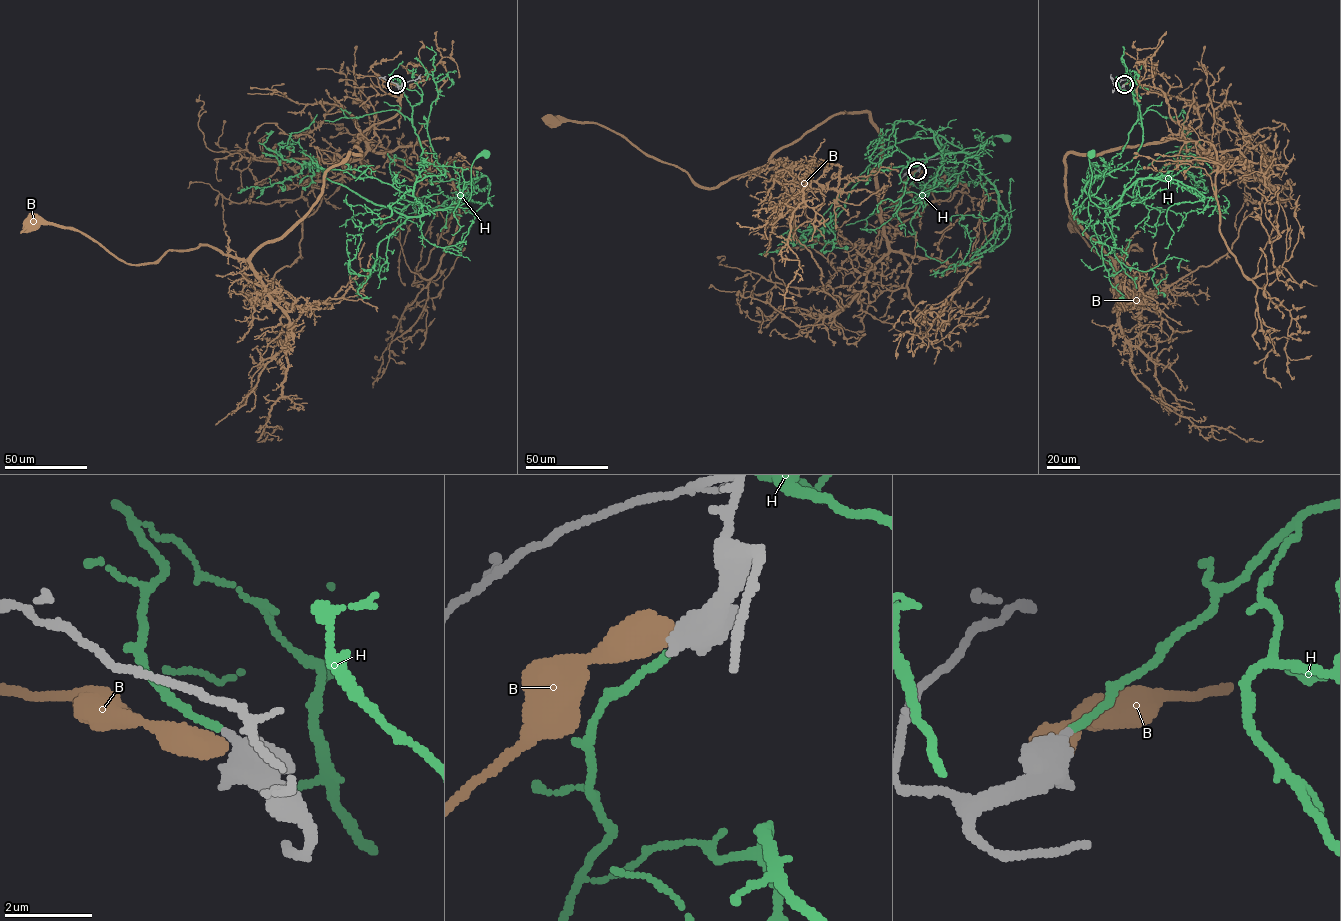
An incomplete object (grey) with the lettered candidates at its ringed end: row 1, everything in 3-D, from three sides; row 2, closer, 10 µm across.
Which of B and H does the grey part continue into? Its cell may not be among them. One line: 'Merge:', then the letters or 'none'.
Merge: H

